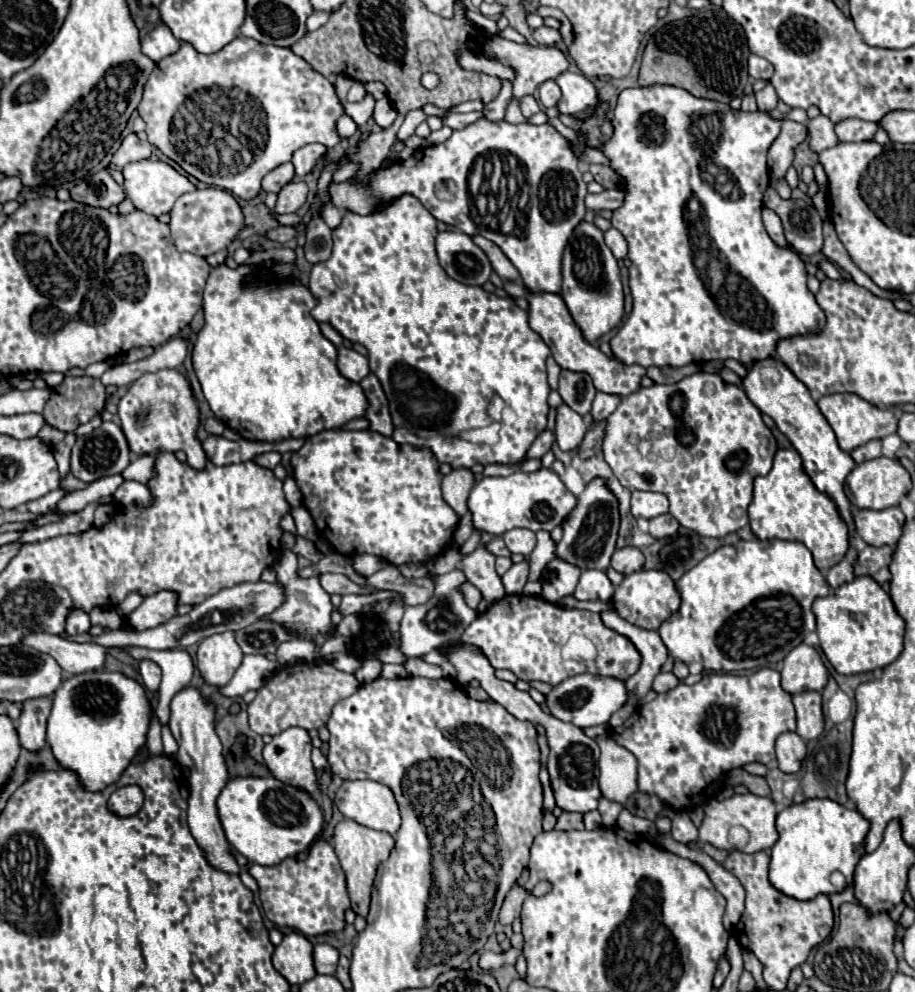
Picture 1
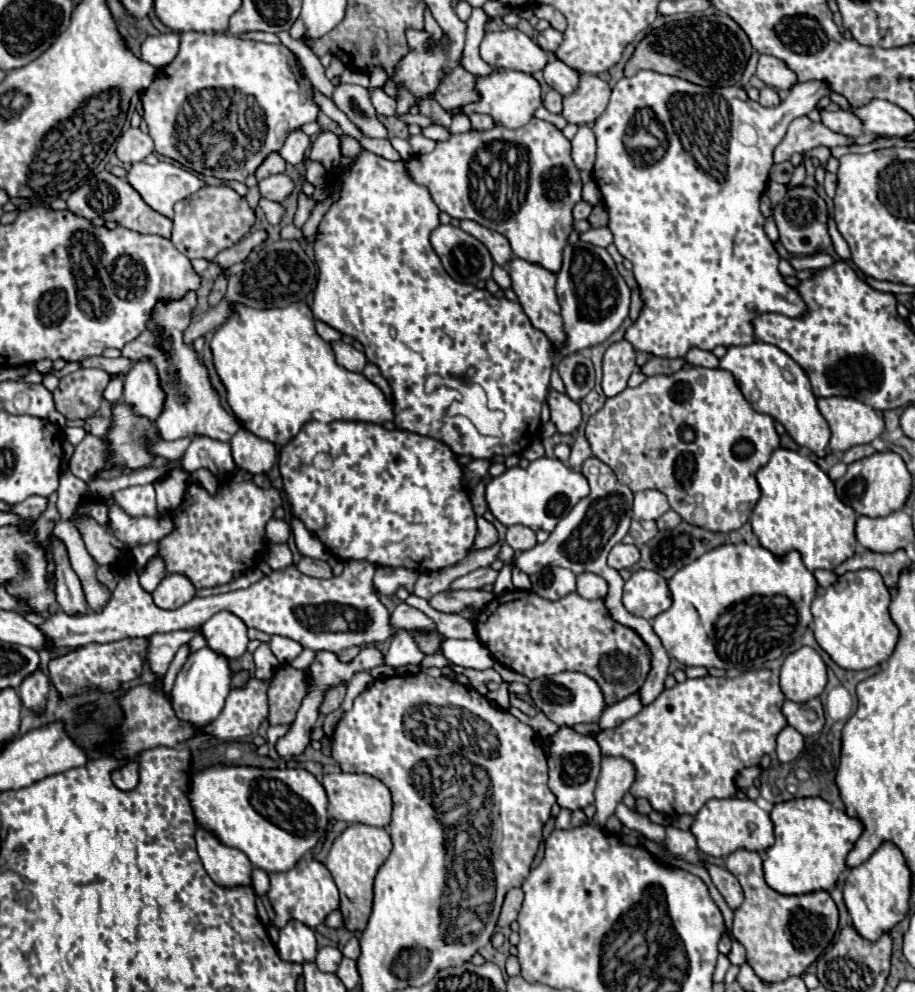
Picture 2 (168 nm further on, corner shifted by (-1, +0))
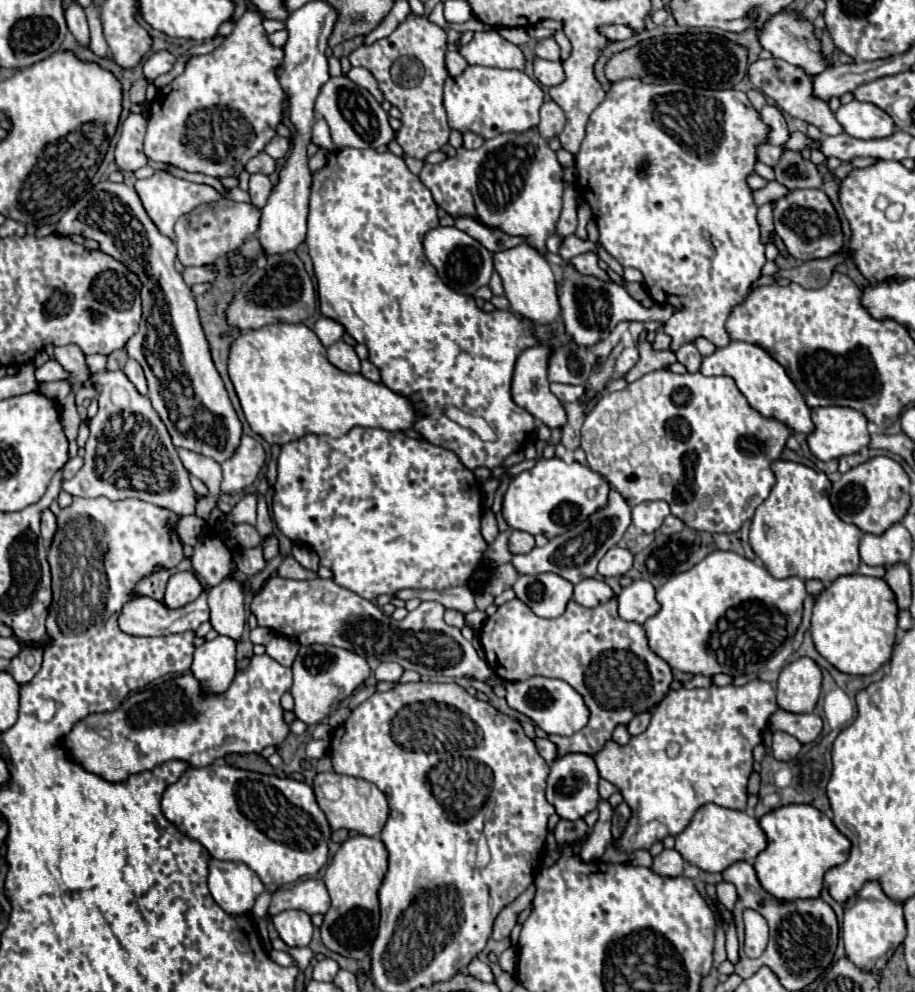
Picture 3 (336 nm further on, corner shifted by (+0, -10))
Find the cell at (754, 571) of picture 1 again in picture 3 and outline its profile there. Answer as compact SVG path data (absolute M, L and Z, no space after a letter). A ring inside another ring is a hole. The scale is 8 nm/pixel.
M716 550L690 570L672 576L662 588L656 590L660 610L644 622L648 646L664 662L668 662L670 668L688 674L756 674L784 646L784 642L796 634L802 622L802 602L806 596L808 594L800 578L792 576L778 580L764 566L754 564L736 552Z

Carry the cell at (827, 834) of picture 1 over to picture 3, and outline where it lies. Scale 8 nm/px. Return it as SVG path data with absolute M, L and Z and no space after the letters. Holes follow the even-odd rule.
M788 804L760 818L768 846L754 860L754 870L766 892L778 900L818 898L826 870L842 864L850 854L850 842L836 830L832 820L808 804Z

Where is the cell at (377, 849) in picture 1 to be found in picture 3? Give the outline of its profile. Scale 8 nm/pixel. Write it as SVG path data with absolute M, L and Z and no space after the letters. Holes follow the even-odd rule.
M352 836L336 852L334 860L326 868L324 884L332 898L332 906L324 914L320 926L322 942L328 950L342 954L354 960L366 960L370 956L372 942L378 934L380 906L378 906L378 888L388 870L388 852L378 838L370 836Z

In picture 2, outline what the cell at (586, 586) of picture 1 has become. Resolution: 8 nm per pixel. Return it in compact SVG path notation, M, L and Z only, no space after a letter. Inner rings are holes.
M579 574L577 576L577 594L587 600L605 598L607 594L607 582L597 574Z

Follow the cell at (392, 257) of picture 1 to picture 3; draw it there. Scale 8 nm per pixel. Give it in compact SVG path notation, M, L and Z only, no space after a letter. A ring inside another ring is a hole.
M374 148L330 150L326 166L312 174L306 234L320 312L338 320L356 342L368 346L368 358L380 370L382 382L388 388L412 398L422 412L414 430L418 430L424 440L452 450L468 470L478 466L492 470L512 452L520 450L534 430L534 418L512 402L510 382L518 354L534 346L536 340L528 334L528 326L510 310L482 312L472 296L456 294L440 282L422 248L424 234L438 226L436 212L438 206L432 200L430 190L408 170L406 162L392 152L378 152ZM444 406L468 406L470 410L466 412L482 416L490 424L496 440L484 442L472 430L458 426L444 414Z

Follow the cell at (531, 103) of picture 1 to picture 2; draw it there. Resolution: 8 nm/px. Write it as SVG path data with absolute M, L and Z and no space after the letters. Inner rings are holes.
M497 70L491 76L477 78L477 90L481 92L481 100L477 104L463 106L463 112L485 112L491 114L495 124L503 124L507 128L517 128L521 124L527 124L533 118L533 112L541 106L541 88L539 82L523 72L513 70Z

